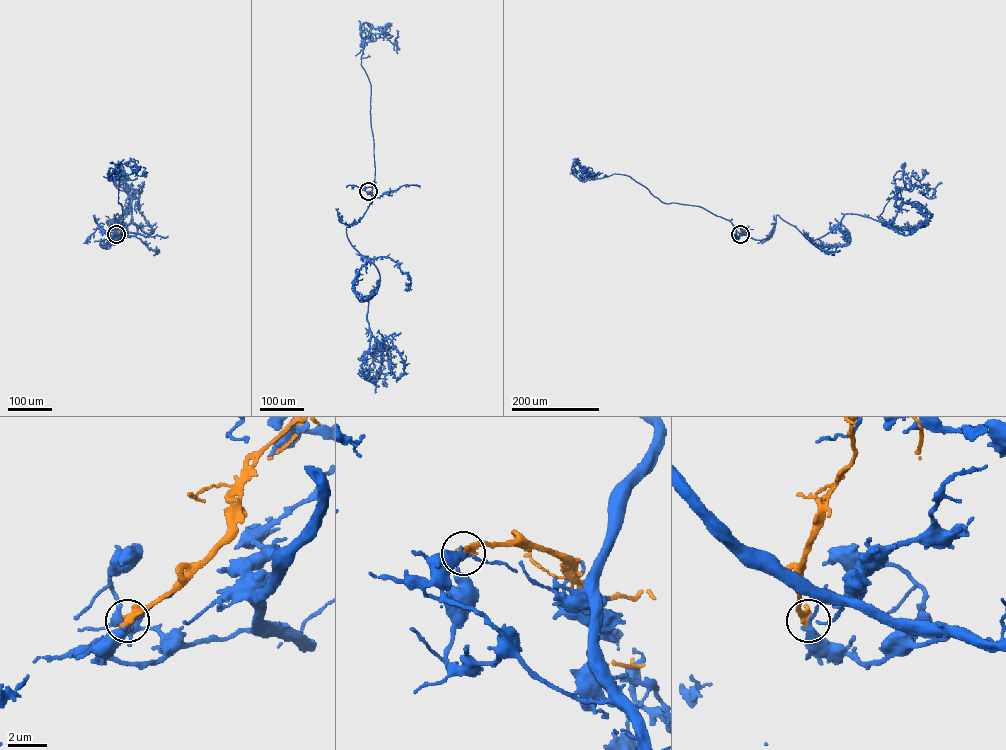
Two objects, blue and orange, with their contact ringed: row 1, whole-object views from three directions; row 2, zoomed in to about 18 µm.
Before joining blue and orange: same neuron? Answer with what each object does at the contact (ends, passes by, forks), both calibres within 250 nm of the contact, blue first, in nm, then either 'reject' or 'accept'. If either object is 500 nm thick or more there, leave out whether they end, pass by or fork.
blue passes by | orange ends | 280/400 nm | reject

